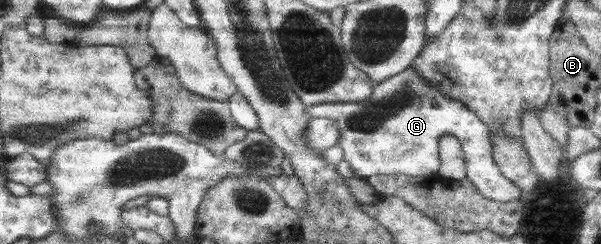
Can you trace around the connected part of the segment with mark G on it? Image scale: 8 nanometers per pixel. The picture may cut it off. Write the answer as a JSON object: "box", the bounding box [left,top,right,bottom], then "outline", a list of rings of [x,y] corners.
{"box":[307,68,523,201],"outline":[[[408,68],[372,88],[372,95],[361,102],[332,102],[311,105],[307,108],[308,114],[316,119],[325,118],[338,123],[342,142],[343,159],[350,166],[351,171],[363,177],[374,175],[410,175],[412,177],[429,176],[439,171],[439,139],[443,135],[453,135],[460,142],[467,178],[474,187],[492,201],[516,201],[523,199],[523,193],[512,181],[500,171],[492,155],[493,143],[491,131],[478,117],[463,103],[448,97],[444,92],[429,86],[425,79],[414,69]]]}

